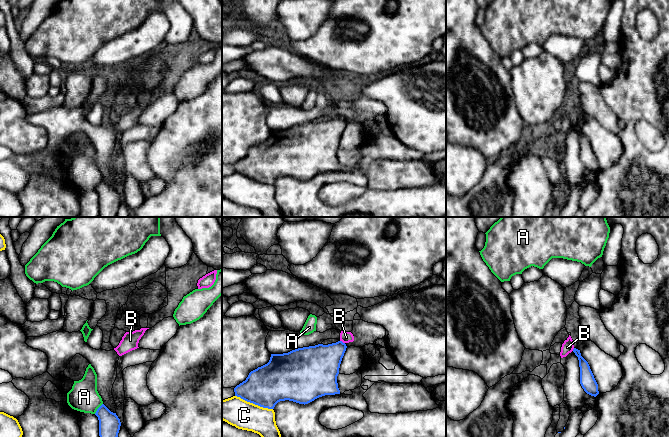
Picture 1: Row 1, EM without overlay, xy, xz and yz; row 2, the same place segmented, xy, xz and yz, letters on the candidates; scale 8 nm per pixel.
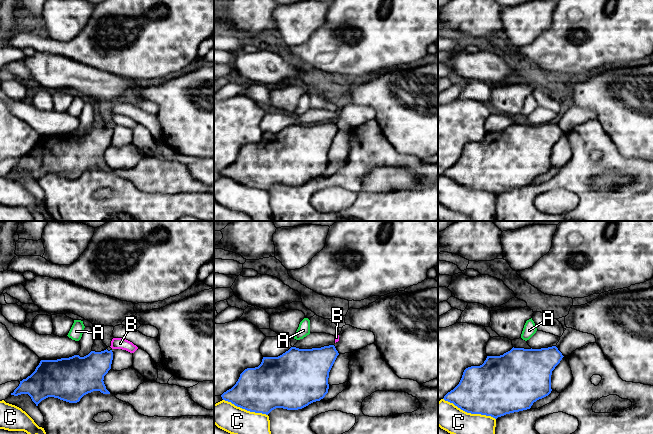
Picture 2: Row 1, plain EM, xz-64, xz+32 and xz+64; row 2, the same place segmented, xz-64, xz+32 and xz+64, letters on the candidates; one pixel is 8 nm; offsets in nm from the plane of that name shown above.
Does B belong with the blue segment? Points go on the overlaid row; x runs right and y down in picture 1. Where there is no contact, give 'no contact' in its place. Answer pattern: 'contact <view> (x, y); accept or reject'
contact xz (341, 341); reject

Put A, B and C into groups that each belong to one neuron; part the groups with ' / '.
A / B / C

